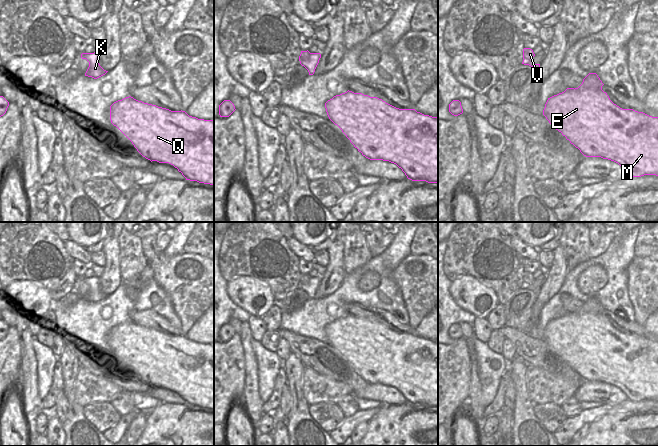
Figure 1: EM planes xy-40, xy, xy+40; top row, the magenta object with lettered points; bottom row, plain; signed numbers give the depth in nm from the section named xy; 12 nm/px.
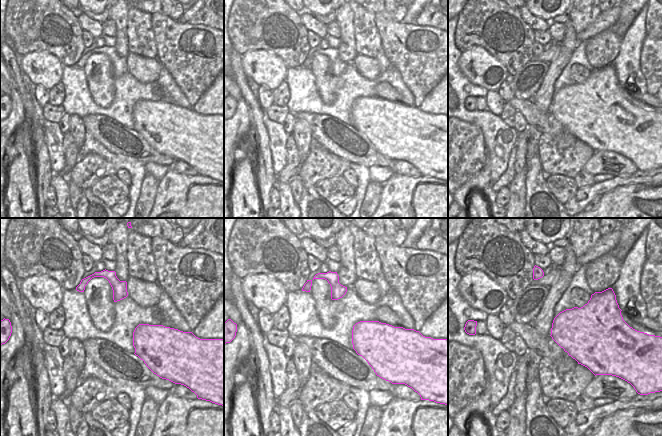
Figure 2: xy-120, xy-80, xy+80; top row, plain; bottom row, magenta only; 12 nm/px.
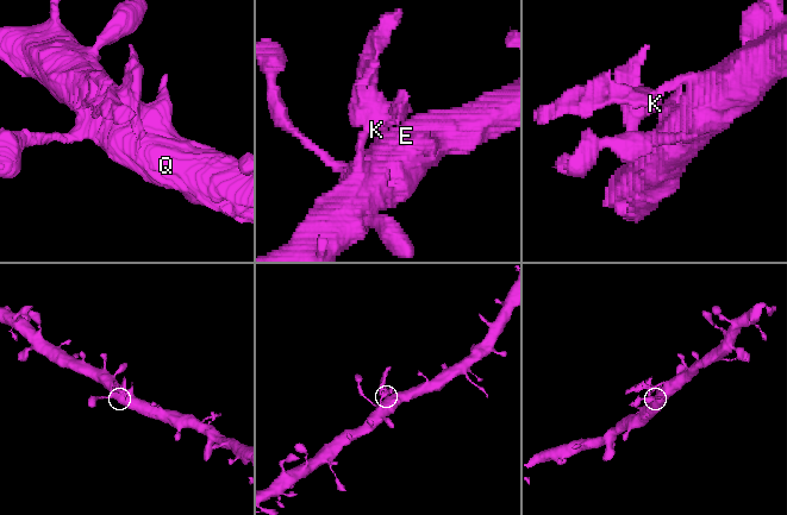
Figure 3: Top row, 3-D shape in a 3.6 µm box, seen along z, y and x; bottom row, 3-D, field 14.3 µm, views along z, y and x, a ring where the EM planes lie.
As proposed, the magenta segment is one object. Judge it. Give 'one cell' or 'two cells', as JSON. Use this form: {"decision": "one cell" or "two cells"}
{"decision": "two cells"}

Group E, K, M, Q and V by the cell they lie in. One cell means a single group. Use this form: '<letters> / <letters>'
E M Q V / K

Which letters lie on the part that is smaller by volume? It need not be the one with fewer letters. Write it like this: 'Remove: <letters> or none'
Remove: K

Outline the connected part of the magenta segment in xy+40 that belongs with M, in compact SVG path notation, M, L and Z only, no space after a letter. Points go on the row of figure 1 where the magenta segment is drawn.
M589 73L578 88L567 88L564 92L548 98L543 115L584 156L601 157L614 161L631 177L658 176L658 117L652 117L633 109L620 108L602 90L603 85L596 73Z

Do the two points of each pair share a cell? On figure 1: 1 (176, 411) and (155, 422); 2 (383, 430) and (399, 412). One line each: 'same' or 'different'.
1: same
2: same

